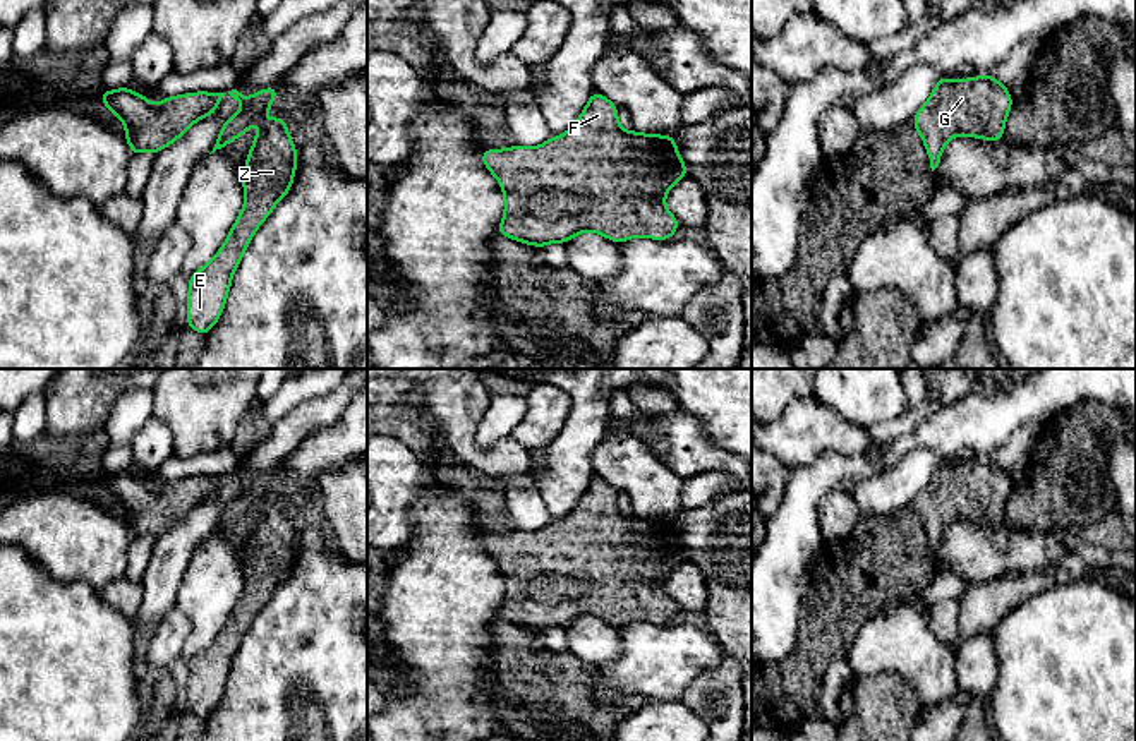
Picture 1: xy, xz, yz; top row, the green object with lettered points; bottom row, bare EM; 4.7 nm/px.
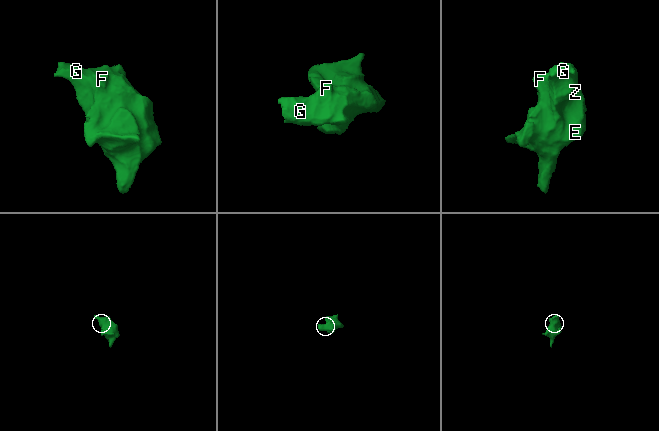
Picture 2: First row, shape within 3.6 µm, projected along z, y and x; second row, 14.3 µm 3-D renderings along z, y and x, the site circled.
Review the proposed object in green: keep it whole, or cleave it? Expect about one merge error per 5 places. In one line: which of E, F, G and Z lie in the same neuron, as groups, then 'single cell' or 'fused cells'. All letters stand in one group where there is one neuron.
groups E F G Z; single cell

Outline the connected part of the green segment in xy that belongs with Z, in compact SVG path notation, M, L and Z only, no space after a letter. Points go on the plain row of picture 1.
M275 501L256 518L256 525L245 542L245 556L242 563L245 580L244 592L216 640L189 664L187 710L201 720L206 720L220 703L232 669L232 660L249 631L254 616L271 599L276 587L292 573L299 537L295 535L287 509L288 508L283 501Z

